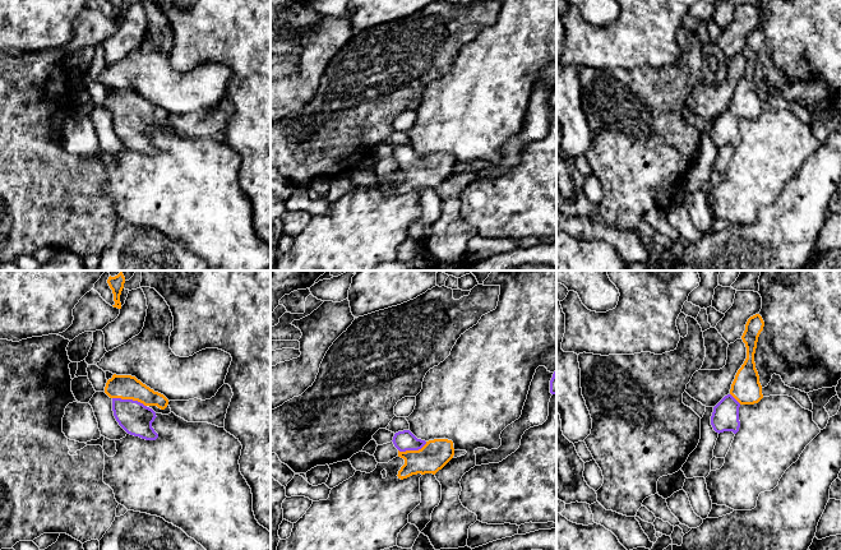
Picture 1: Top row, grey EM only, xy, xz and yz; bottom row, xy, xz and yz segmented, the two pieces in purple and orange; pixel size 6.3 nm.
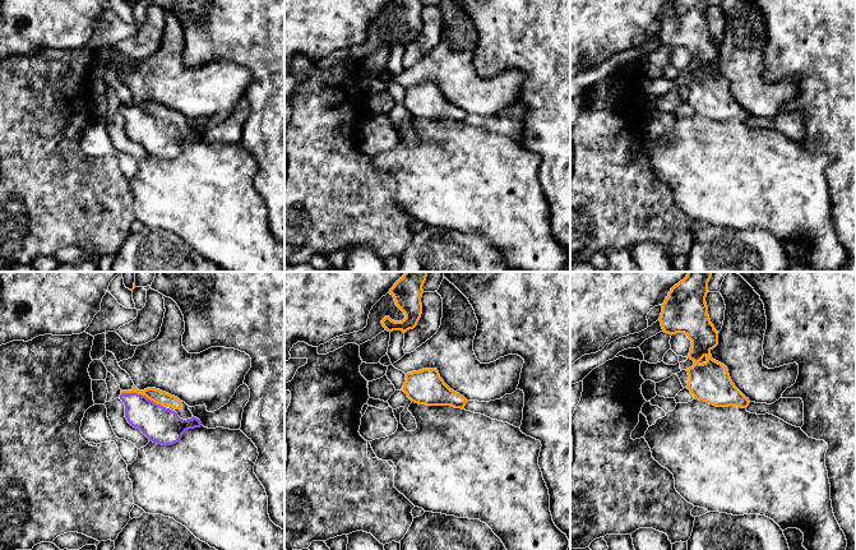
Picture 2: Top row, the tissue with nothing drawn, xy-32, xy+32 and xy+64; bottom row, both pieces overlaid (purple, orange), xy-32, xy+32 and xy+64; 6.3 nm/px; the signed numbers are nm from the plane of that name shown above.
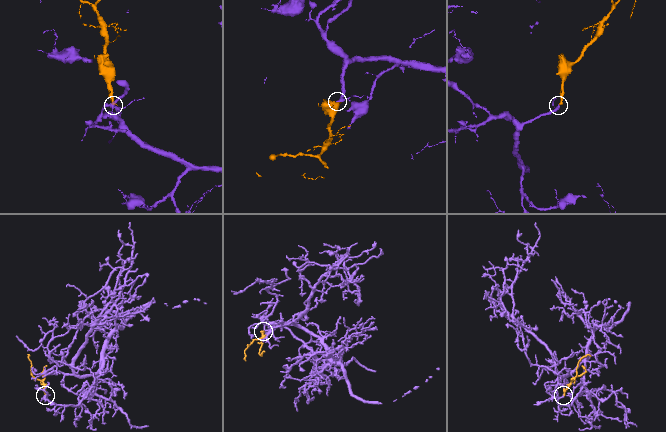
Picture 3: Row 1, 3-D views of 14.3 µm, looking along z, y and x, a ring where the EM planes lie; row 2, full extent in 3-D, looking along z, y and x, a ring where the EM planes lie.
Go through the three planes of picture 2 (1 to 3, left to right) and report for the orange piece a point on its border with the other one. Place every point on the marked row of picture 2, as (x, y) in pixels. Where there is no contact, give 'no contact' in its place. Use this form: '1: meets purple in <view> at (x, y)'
1: meets purple in xy-32 at (140, 394)
2: no contact
3: no contact

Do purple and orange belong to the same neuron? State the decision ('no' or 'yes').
yes

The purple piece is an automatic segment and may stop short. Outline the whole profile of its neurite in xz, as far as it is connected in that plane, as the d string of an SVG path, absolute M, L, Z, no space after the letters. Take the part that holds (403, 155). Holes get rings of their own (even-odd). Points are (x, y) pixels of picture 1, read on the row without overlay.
M410 144L398 145L393 151L393 158L398 163L398 171L405 179L398 185L398 193L403 194L412 189L435 189L454 170L453 156L448 153L421 154Z

